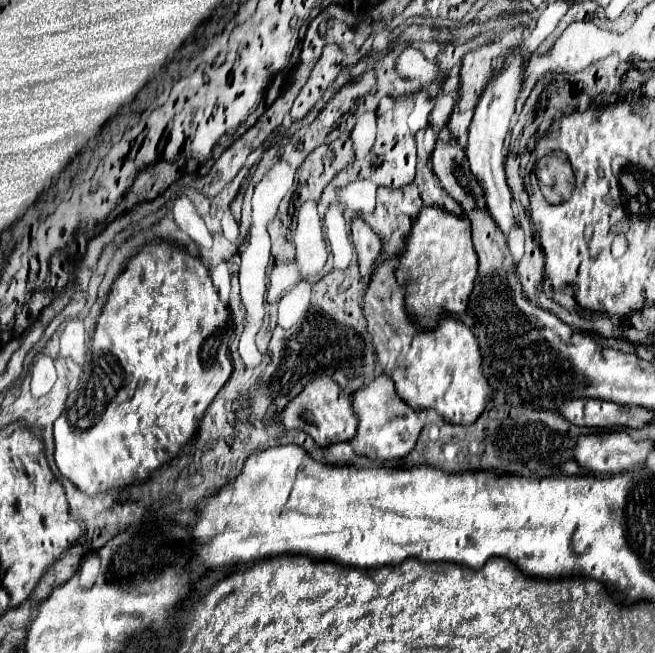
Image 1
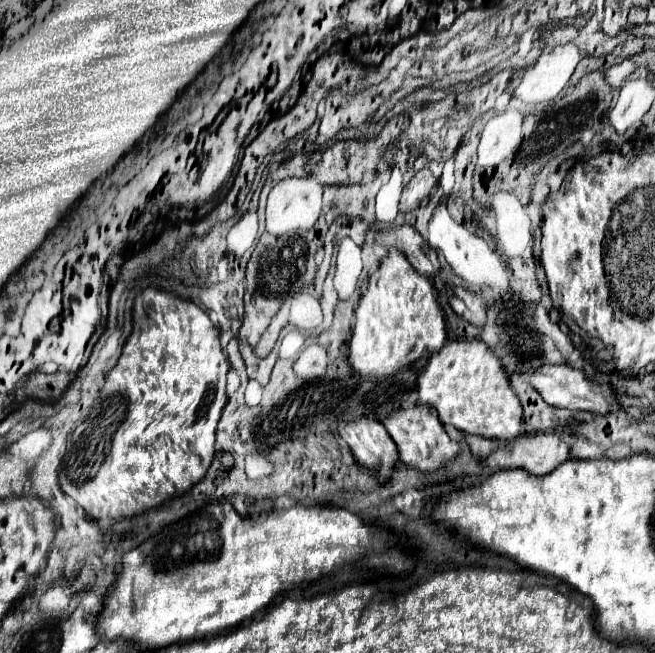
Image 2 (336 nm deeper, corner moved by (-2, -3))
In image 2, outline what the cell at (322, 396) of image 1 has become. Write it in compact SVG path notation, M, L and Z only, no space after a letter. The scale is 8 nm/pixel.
M360 417L356 421L340 421L338 435L348 443L358 465L366 469L376 469L388 475L398 461L398 451L394 441L374 417Z

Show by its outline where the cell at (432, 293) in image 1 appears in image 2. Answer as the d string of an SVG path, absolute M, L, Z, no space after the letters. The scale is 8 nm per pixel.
M388 249L378 271L370 275L368 289L356 307L356 323L348 341L352 369L370 381L382 379L416 359L440 351L446 339L446 317L438 303L438 291L432 279L414 271L402 251Z

